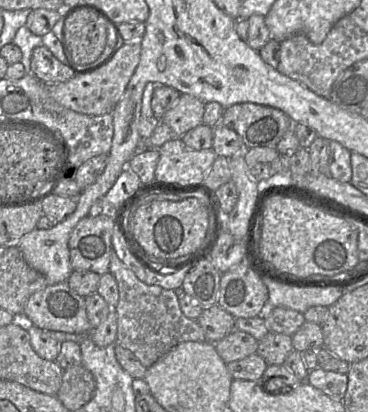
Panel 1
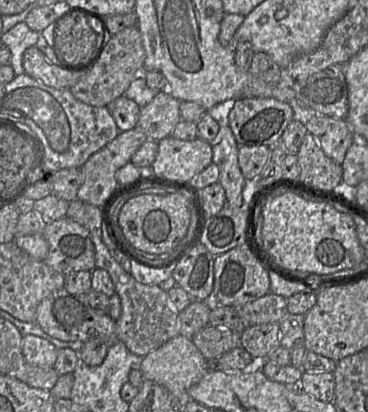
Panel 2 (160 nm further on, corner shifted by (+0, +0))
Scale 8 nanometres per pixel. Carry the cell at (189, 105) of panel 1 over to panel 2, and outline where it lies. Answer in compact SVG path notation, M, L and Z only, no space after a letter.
M163 90L149 104L140 108L137 126L144 131L148 140L160 141L170 136L181 121L180 103L168 90Z

